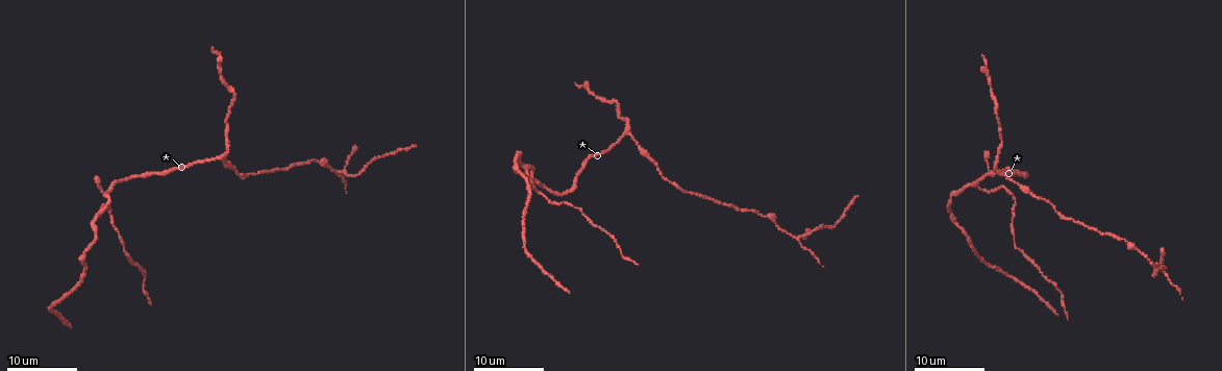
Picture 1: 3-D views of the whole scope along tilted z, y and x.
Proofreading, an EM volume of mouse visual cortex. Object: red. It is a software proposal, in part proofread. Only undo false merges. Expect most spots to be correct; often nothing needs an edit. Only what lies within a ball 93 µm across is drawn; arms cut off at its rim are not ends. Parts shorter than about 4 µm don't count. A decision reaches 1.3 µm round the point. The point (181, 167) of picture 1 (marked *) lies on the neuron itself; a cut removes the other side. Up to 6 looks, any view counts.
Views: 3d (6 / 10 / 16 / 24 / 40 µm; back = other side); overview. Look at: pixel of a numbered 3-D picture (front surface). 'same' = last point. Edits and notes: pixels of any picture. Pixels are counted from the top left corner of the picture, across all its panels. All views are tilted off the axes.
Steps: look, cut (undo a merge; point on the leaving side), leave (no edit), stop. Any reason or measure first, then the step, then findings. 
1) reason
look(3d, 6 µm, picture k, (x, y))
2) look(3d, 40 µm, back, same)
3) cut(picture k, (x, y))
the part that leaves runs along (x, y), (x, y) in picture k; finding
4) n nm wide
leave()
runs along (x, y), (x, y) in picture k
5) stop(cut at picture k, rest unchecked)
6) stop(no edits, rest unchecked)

side arm on a straight run
look(3d, 24 µm, picture 1, (631, 134))

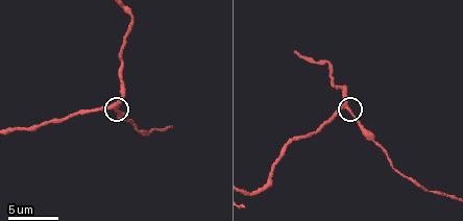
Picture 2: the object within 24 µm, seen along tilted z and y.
look(3d, 10 µm, picture 2, (348, 108))

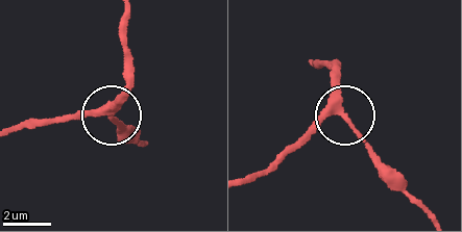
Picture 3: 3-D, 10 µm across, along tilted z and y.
leave()
runs along (247, 179), (277, 163), (322, 121), (344, 113), (335, 68) in picture 3; continuous, no second neuron

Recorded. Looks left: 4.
arms part here
look(3d, 24 µm, picture 1, (526, 169))

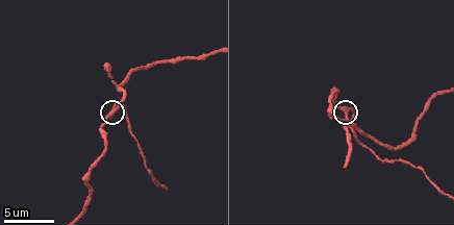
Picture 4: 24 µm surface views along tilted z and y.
look(3d, 6 µm, picture 4, (112, 115))

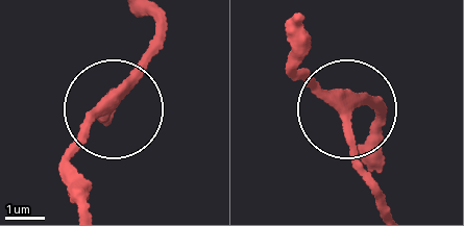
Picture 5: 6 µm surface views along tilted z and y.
leave()
runs along (382, 135), (368, 105), (351, 111), (356, 159), (376, 189) in picture 5; continuous, no second neuron

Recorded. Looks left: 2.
thick turns thin
look(3d, 24 µm, picture 1, (764, 217))

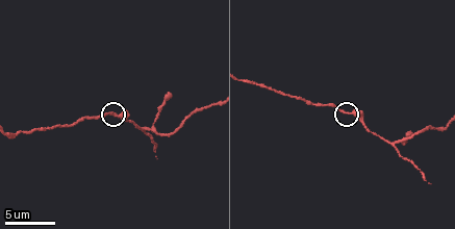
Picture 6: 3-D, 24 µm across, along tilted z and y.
look(3d, 10 µm, picture 6, (114, 113))

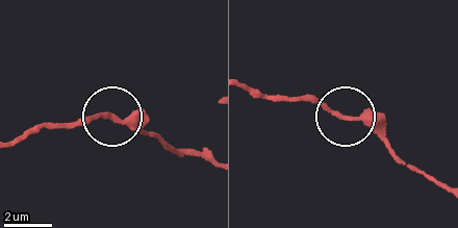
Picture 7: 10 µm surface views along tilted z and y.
leave()
runs along (250, 89), (315, 99), (365, 125), (392, 149) in picture 7; all the same neuron

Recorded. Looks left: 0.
stop(no edits, rest unchecked)

